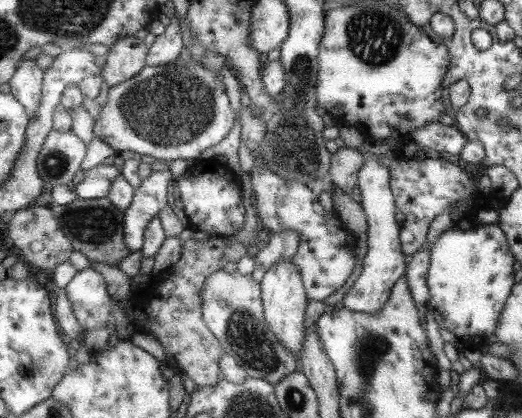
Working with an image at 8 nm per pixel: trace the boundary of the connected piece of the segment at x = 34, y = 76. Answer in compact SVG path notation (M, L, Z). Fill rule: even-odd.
M24 59L21 63L9 81L10 93L25 106L29 121L32 121L39 110L45 72L37 66L36 60Z

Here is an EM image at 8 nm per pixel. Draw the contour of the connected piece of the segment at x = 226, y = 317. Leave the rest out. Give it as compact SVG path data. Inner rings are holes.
M222 268L206 280L202 297L204 318L213 335L221 341L224 352L236 358L249 377L271 381L276 385L299 369L298 357L286 349L276 334L272 334L273 329L265 316L261 283L254 280L252 275L242 275L238 270L230 273Z

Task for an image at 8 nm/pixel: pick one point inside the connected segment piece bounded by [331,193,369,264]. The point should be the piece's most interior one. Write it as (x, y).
(349, 211)

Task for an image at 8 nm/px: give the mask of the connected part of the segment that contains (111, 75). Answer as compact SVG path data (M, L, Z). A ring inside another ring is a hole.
M136 36L118 40L118 43L109 48L106 65L103 67L102 76L108 87L117 86L140 75L147 64L146 54L148 46Z

